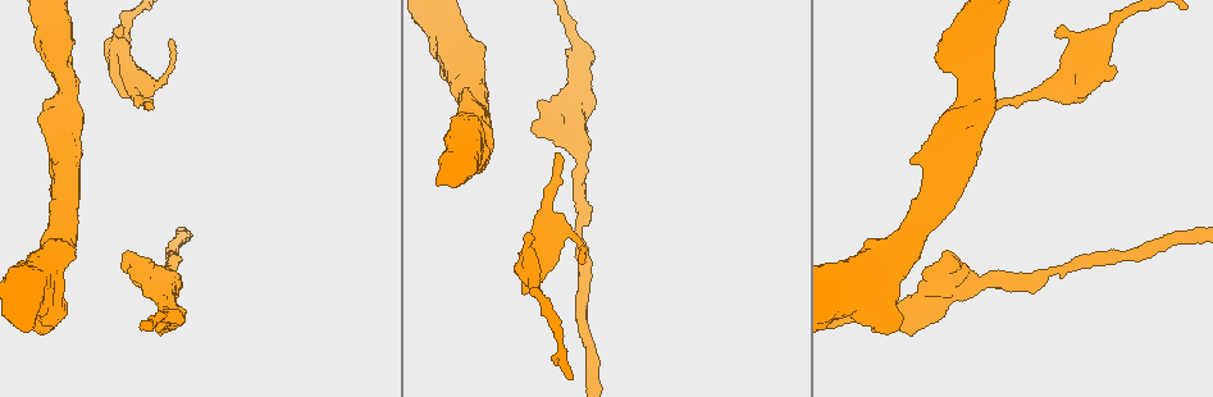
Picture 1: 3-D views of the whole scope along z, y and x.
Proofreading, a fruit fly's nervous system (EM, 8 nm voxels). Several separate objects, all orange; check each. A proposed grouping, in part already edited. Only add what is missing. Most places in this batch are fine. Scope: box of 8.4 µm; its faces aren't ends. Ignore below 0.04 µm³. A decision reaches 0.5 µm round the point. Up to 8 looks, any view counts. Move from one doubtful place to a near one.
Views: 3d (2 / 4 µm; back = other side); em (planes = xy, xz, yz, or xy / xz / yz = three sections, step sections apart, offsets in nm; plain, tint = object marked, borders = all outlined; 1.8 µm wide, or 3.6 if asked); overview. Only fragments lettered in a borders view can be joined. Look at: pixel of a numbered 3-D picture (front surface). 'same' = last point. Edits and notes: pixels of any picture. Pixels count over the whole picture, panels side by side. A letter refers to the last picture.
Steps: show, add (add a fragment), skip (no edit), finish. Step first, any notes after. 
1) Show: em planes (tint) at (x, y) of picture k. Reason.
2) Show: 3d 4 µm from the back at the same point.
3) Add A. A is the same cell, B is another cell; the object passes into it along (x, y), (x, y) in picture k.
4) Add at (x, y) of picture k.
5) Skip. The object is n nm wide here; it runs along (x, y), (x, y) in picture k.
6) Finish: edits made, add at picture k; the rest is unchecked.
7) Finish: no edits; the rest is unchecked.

Show: 3d 4 µm at (913, 162) of picture 1. Branch stops here.

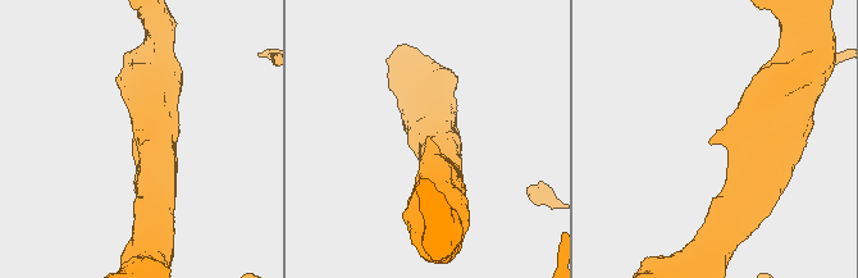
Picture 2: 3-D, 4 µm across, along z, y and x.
Show: em 3.6 µm planes (borders) at (710, 143) of picture 2.

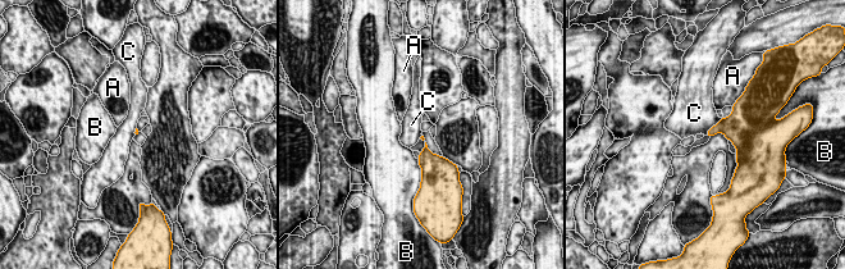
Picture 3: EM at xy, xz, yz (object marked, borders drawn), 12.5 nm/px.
Skip. A, B and C are other cells; no lettered fragment goes on from it.

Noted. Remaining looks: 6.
Show: em 3.6 µm xz step 4 (borders) at (457, 113) of picture 1. An open end.

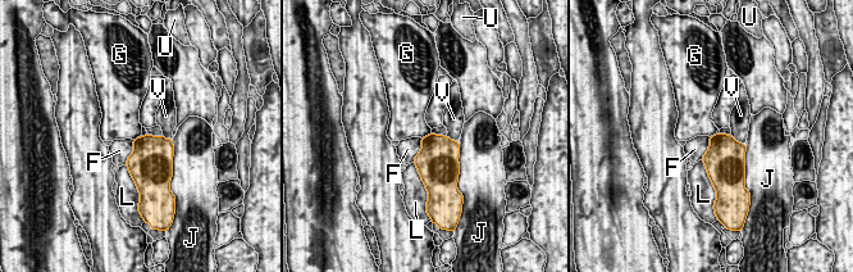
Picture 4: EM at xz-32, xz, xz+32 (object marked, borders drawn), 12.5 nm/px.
Show: em 3.6 µm planes (borders) at the same point.

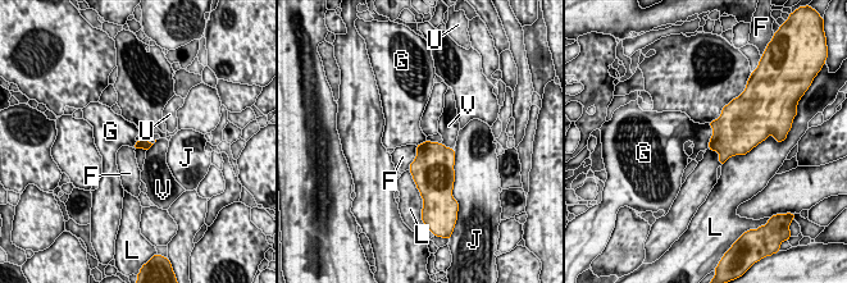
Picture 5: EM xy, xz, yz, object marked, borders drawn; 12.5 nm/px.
Skip. F, G, J, L, U and V are other cells; a border runs along (707, 123), (711, 128), (709, 147) in picture 5; none of them fits.

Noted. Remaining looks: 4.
Show: em xz step 16 (tint) at (115, 33) of picture 1.

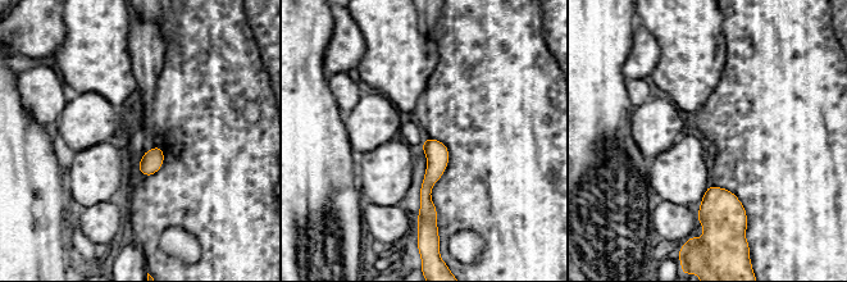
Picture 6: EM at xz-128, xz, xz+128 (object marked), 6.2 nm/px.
Show: em planes (borders) at the same point.

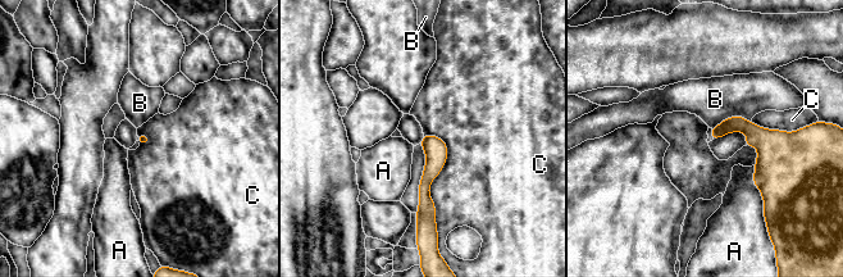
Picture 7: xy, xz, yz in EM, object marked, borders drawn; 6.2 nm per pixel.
Skip. A, B and C are other cells; none of them fits.

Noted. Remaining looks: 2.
Show: 3d 2 µm at (127, 251) of picture 1. Thick end.

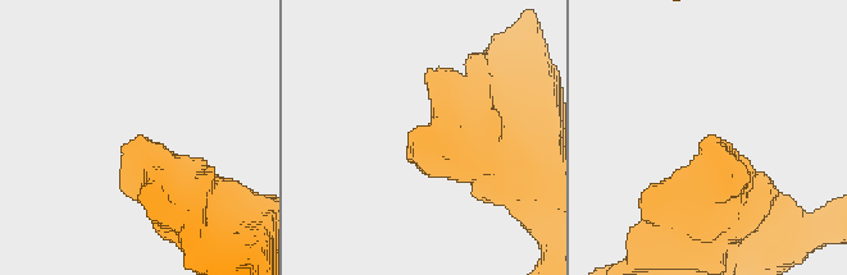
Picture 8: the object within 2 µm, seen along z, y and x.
Show: em 3.6 µm yz step 4 (borders) at (140, 138) of picture 8.

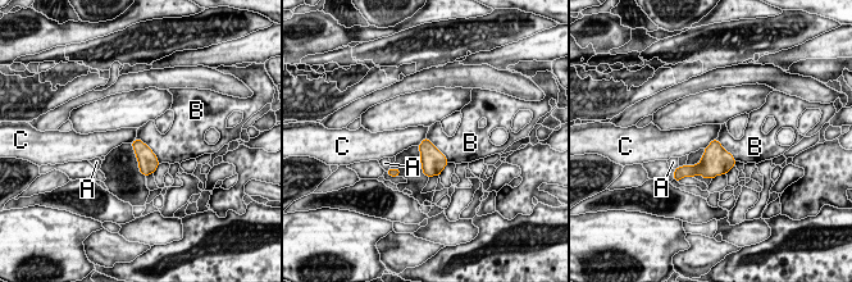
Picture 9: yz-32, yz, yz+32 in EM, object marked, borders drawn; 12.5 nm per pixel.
Skip. A, B and C are other cells; a border runs along (715, 139), (705, 149) in picture 9; none of them fits.

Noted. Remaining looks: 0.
Finish: no edits; the rest is unchecked.

